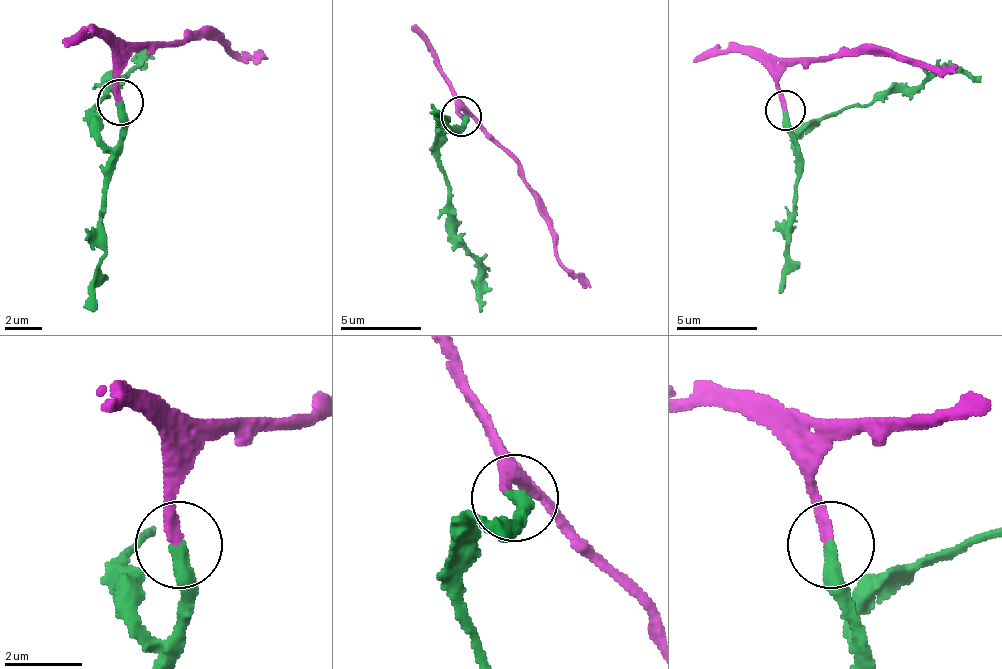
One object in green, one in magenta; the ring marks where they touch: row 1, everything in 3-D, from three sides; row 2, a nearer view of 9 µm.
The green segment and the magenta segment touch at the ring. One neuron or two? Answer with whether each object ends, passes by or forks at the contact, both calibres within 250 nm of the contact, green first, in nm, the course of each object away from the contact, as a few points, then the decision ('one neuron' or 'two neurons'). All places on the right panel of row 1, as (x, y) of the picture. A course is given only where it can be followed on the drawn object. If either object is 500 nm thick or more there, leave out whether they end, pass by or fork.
green ends there; magenta ends there; 380 nm thick on the green side, 240 nm on the other; green runs (786, 111), (794, 151), (802, 135), (830, 115), (907, 91), (939, 71), (967, 71), (979, 83); magenta runs (786, 111), (778, 79), (798, 63), (826, 63), (834, 55), (923, 63), (955, 71); one neuron

